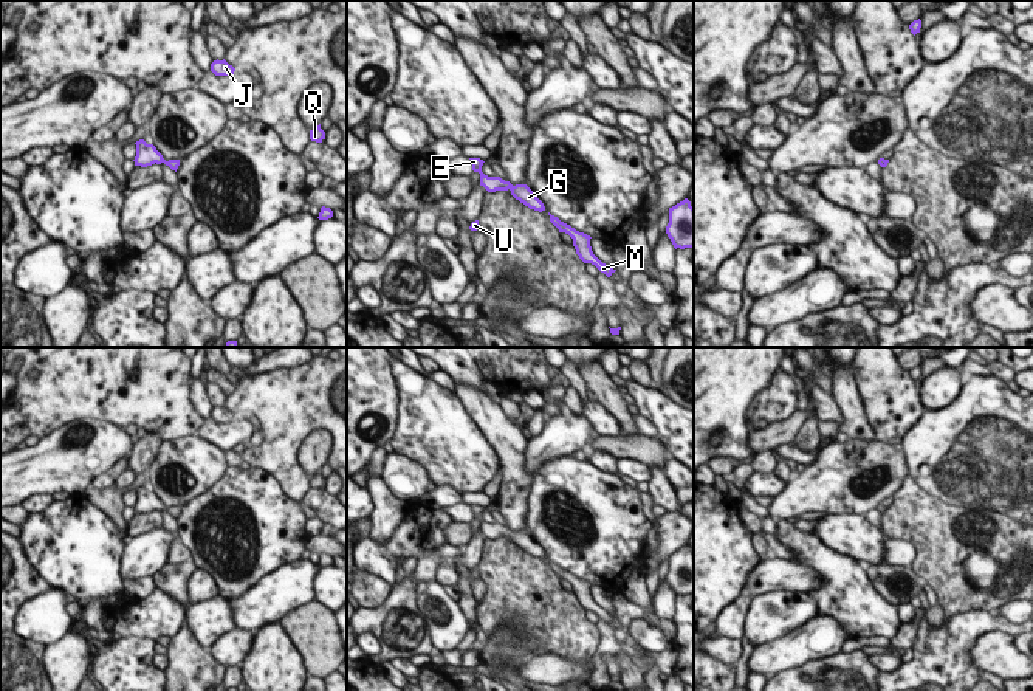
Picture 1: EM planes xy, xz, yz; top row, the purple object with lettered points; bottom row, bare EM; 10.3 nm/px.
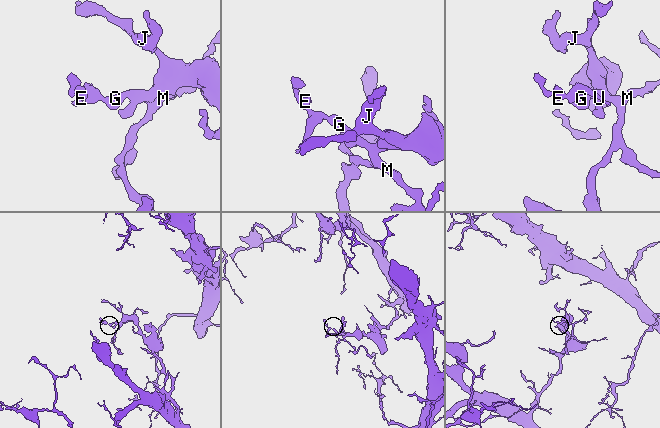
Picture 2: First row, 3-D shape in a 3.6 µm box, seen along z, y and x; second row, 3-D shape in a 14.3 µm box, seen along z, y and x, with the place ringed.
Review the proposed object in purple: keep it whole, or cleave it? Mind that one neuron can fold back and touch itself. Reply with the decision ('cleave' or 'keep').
keep

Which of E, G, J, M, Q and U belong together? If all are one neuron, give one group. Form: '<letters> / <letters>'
E G J M Q U

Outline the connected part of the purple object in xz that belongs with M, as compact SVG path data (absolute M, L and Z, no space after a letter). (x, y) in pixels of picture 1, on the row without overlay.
M550 562L550 569L559 576L559 579L565 579L573 586L573 593L576 596L576 601L579 603L579 606L584 610L592 610L595 612L601 620L604 620L607 624L610 624L616 617L607 614L606 610L602 610L592 598L590 593L590 583L576 578L575 575L571 575L570 572L561 569L558 564Z

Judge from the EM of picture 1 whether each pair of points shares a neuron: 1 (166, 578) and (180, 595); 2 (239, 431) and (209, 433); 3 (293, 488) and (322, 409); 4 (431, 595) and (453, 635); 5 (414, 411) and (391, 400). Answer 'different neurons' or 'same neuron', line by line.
1: same neuron
2: same neuron
3: same neuron
4: same neuron
5: different neurons

